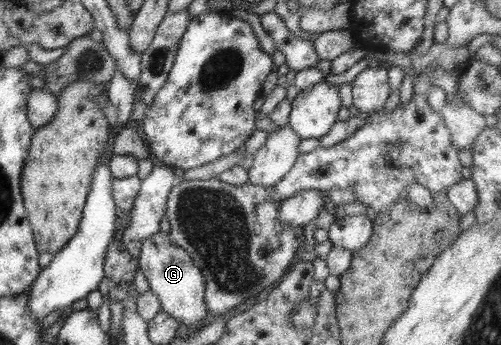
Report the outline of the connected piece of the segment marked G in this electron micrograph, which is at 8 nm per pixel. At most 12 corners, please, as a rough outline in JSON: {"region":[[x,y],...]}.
{"region":[[159,230],[138,267],[161,311],[201,329],[206,281],[185,250]]}

